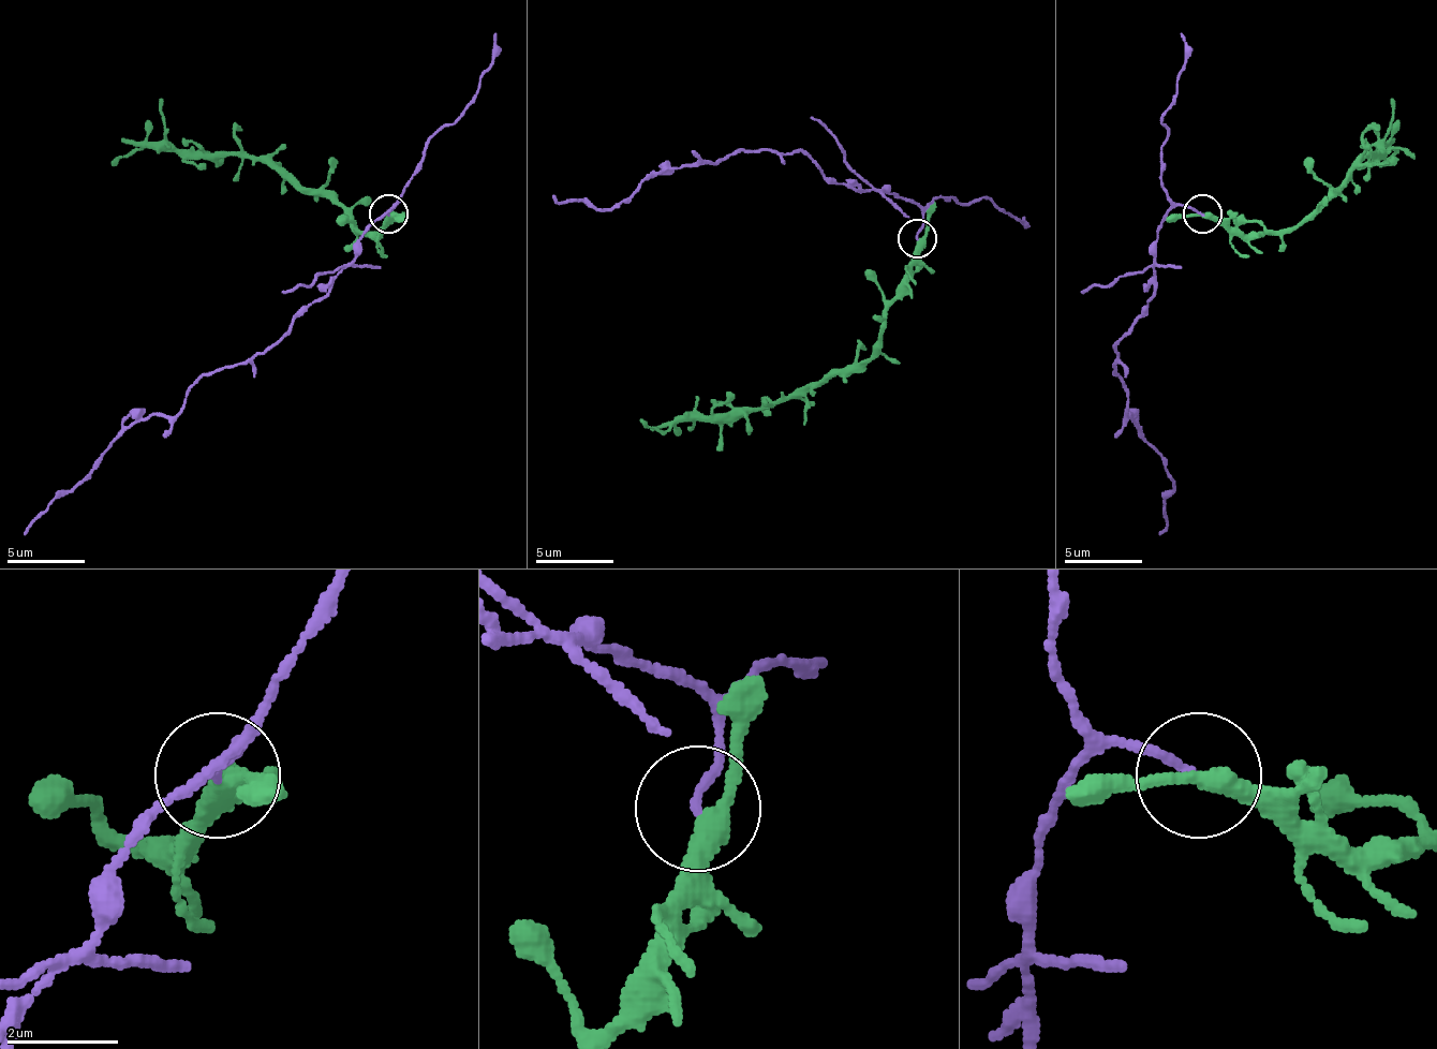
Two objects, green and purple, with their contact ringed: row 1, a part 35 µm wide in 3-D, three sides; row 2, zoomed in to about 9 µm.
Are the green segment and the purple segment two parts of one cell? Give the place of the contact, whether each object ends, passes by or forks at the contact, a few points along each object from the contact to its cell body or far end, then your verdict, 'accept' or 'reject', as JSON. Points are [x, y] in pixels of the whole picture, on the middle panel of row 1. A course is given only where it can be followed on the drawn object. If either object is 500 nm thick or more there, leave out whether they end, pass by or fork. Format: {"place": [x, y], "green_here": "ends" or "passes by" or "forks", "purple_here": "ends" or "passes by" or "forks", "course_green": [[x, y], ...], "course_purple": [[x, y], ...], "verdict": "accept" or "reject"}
{"place": [917, 238], "green_here": "passes by", "purple_here": "ends", "course_green": [[916, 239], [916, 270], [865, 359], [775, 402], [679, 418], [667, 430], [639, 418]], "course_purple": [[916, 239], [923, 211], [908, 200], [854, 192], [803, 153], [772, 149], [651, 173], [608, 208], [554, 196]], "verdict": "reject"}

